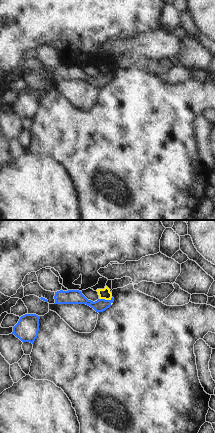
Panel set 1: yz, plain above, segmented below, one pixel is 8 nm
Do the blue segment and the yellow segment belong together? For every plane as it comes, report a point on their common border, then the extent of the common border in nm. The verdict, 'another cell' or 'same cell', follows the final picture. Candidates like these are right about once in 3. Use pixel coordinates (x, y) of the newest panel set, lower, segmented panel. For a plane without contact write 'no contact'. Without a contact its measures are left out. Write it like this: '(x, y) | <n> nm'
(104, 299) | 110 nm

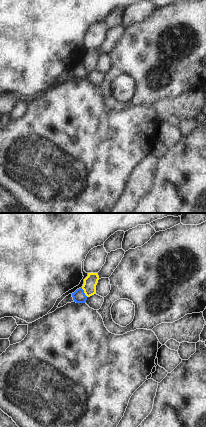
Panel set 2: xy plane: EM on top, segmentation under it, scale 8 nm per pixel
(83, 292) | 90 nm

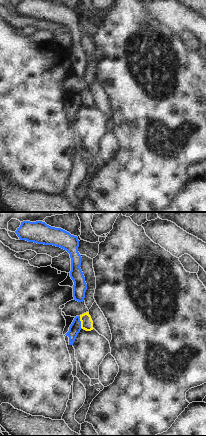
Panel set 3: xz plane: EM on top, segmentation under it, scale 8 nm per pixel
(80, 322) | 110 nm

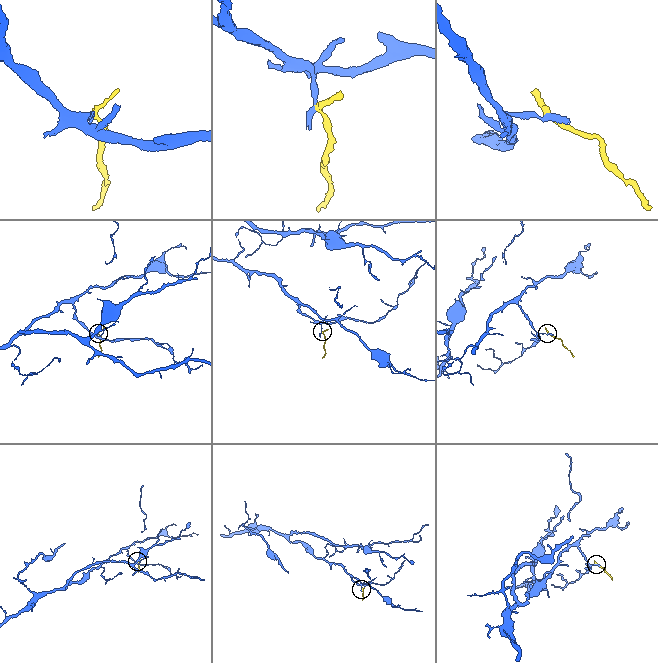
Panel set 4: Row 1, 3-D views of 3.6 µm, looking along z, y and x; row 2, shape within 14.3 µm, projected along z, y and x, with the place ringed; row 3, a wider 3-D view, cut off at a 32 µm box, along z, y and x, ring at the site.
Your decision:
another cell

